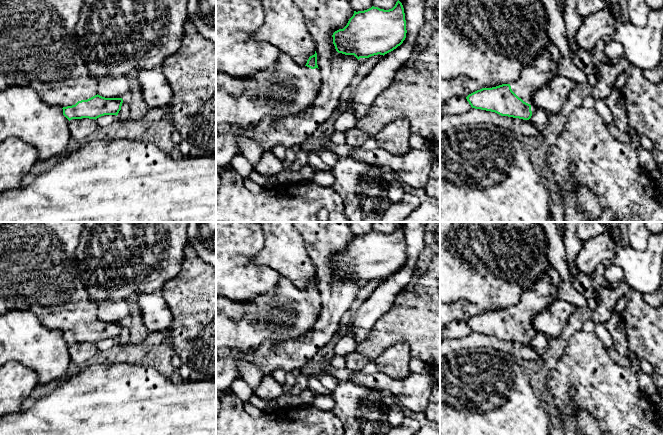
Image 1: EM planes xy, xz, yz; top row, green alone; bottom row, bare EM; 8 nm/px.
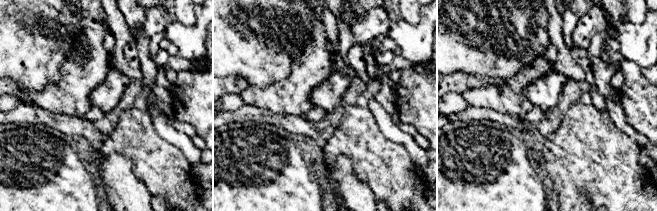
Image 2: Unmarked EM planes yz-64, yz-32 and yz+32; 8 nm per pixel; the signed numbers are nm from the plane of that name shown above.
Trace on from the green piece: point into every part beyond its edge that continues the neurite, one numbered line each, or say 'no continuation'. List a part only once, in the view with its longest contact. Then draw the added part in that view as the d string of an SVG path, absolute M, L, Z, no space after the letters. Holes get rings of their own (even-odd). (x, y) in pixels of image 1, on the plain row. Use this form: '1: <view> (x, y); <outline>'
1: xy (38, 268); M0 222L0 315L9 310L34 313L49 329L75 329L98 318L97 302L89 298L76 260L85 222Z

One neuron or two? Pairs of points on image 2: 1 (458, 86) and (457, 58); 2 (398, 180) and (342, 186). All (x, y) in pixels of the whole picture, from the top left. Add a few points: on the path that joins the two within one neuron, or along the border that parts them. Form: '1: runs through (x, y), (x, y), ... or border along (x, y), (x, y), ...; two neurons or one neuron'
1: border along (447, 73), (462, 71), (480, 78); two neurons
2: border along (353, 163), (353, 173), (369, 187), (376, 200); two neurons

